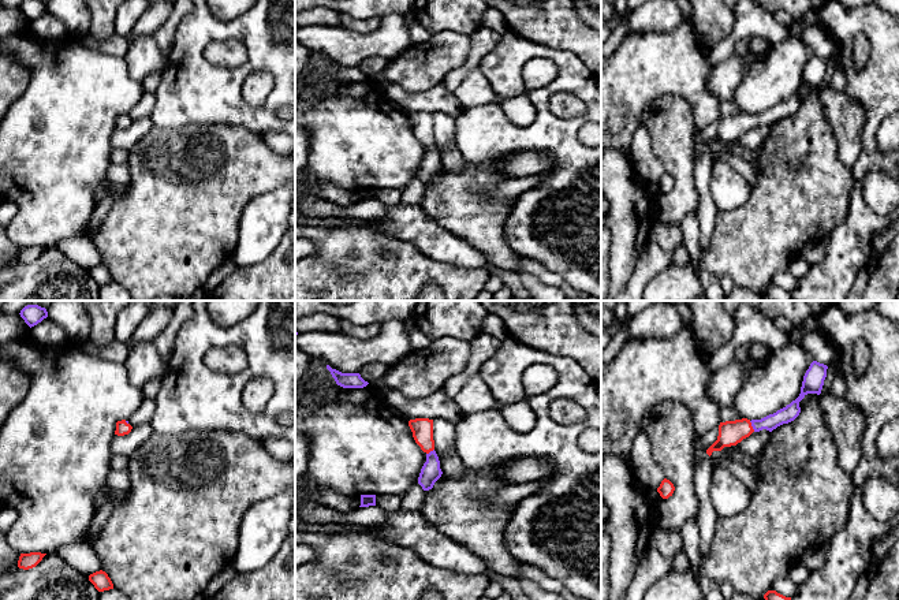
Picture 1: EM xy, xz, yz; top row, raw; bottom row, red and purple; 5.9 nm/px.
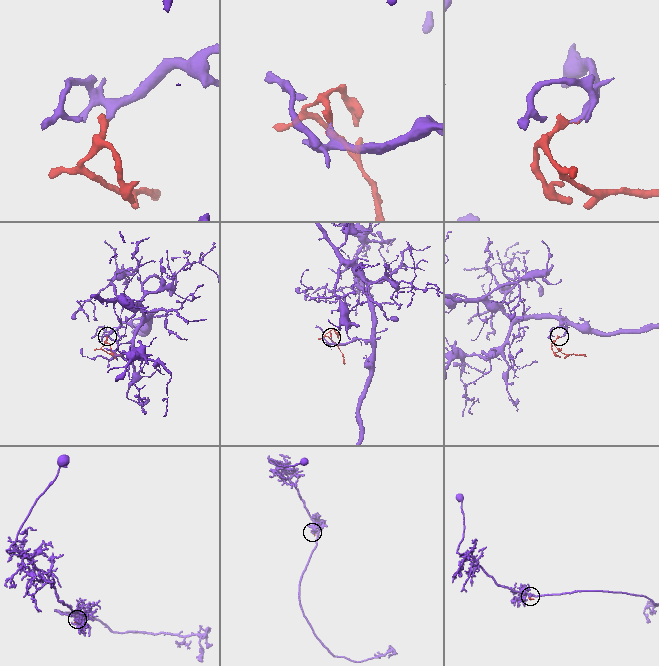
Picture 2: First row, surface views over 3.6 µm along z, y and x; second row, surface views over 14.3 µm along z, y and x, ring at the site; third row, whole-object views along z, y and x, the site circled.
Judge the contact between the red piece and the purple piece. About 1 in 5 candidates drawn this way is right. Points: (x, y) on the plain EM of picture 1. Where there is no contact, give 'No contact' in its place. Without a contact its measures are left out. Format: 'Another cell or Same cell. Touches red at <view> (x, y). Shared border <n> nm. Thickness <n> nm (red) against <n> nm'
Same cell. Touches red at yz (752, 120). Shared border 70 nm. Thickness 140 nm (red) against 90 nm

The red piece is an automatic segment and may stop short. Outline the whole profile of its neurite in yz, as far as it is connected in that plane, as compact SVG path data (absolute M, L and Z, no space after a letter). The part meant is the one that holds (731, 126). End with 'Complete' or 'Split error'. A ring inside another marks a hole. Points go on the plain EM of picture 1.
M813 55L803 70L799 90L776 107L761 113L750 115L747 112L742 112L720 116L717 134L706 144L706 148L710 150L713 145L721 145L724 141L736 139L753 126L760 126L762 123L772 126L777 120L794 115L801 107L799 96L807 87L821 87L824 74L827 71L827 63L827 59Z. Split error

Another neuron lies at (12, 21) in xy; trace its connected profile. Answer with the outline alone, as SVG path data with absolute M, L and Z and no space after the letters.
M0 7L0 38L27 30L29 23L20 8Z

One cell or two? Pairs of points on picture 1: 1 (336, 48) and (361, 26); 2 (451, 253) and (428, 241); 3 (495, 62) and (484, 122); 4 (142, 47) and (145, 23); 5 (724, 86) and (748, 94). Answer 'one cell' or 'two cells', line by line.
1: two cells
2: one cell
3: one cell
4: two cells
5: two cells

